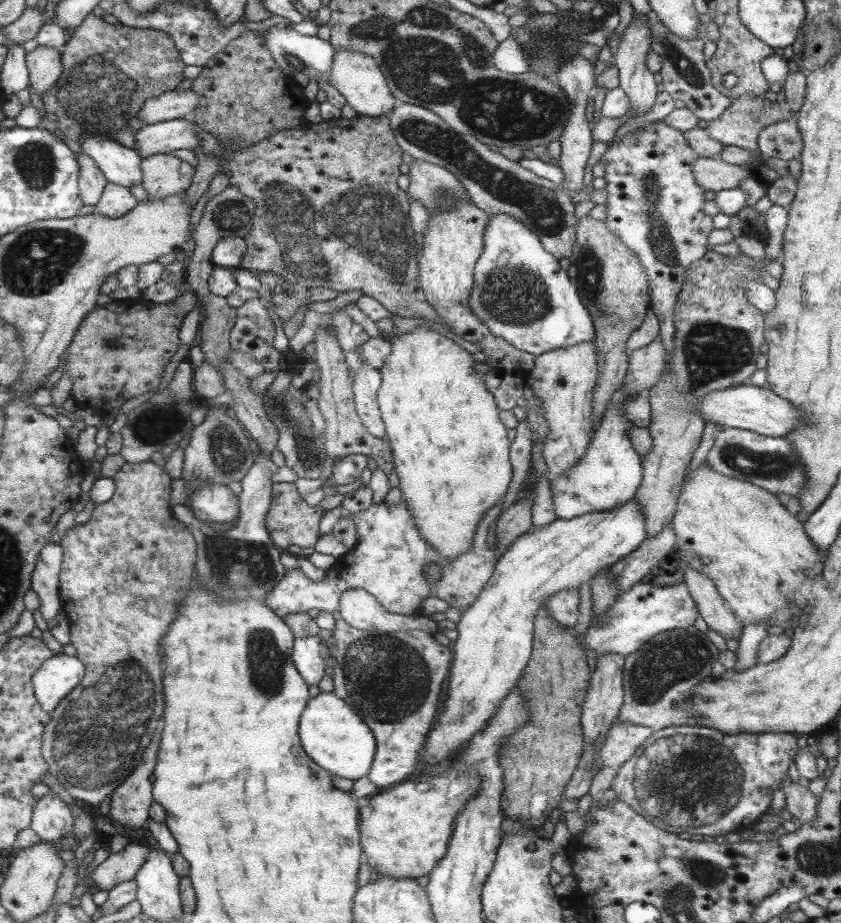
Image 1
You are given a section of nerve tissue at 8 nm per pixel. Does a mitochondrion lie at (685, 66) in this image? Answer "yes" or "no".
yes

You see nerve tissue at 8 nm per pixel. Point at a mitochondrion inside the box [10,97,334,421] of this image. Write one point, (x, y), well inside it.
(36, 162)

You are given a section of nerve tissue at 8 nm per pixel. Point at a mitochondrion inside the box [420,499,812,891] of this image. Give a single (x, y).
(685, 779)

